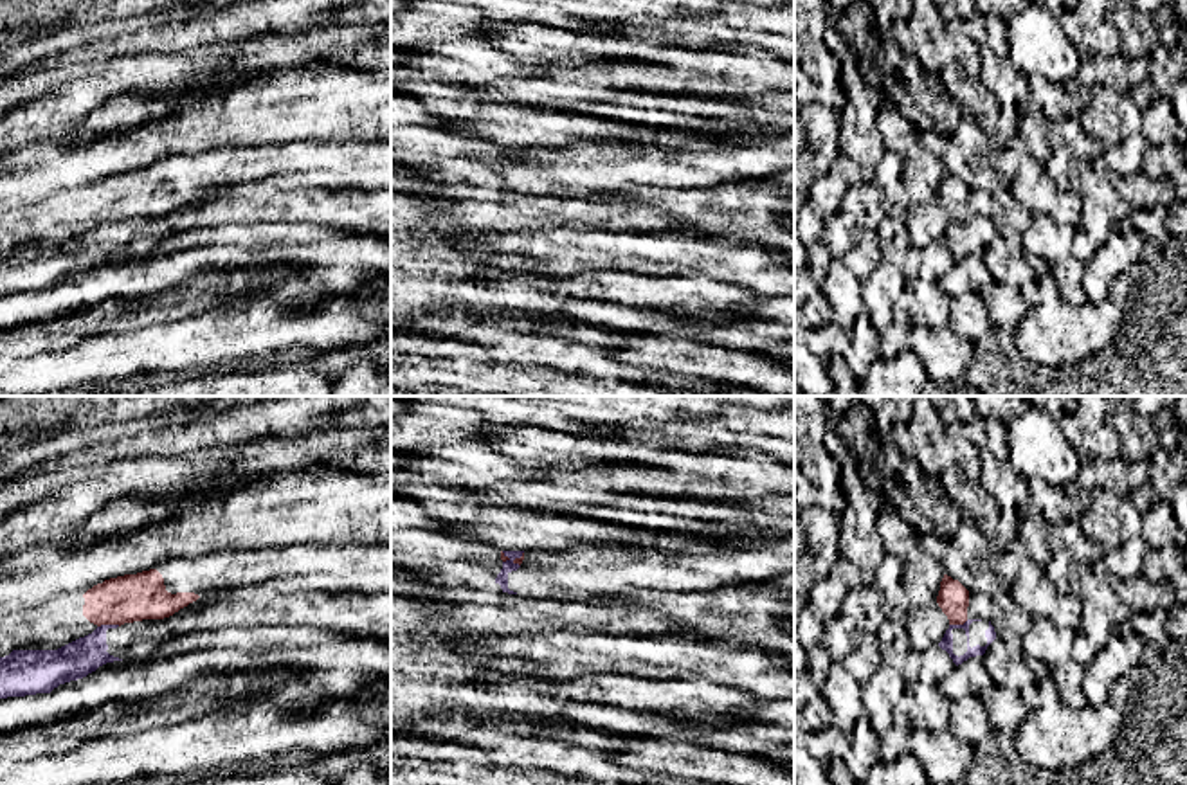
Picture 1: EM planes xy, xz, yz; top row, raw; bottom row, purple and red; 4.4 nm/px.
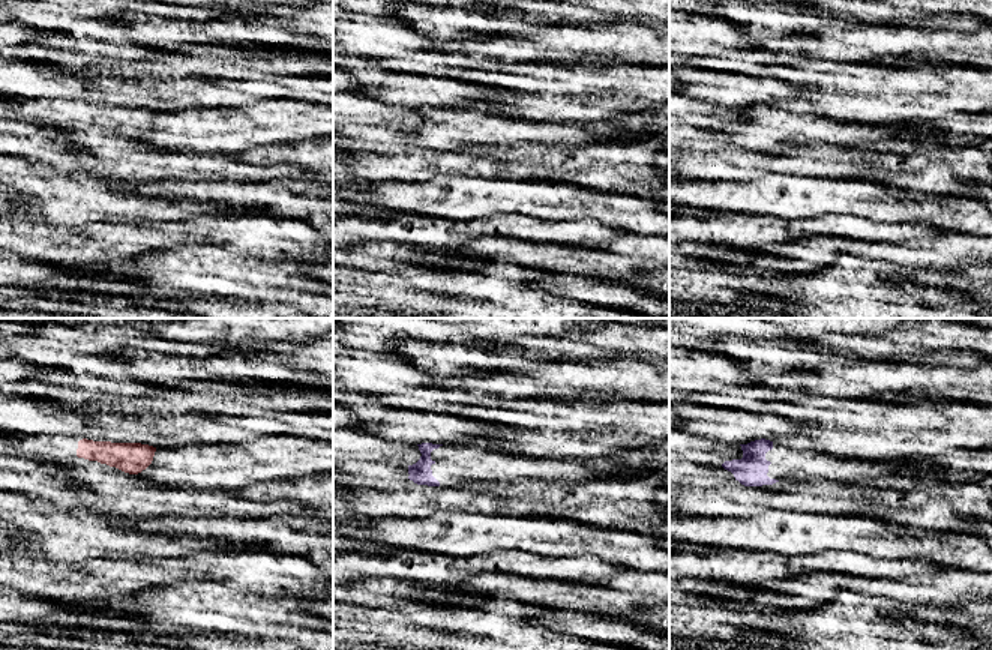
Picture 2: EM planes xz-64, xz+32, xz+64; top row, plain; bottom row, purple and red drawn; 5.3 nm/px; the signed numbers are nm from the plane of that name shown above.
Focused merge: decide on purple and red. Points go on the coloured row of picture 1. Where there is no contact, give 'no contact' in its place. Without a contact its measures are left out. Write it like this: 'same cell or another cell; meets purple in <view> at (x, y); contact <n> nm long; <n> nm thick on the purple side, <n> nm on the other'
another cell; meets purple in xy at (108, 625); contact 100 nm long; 160 nm thick on the purple side, 220 nm on the other

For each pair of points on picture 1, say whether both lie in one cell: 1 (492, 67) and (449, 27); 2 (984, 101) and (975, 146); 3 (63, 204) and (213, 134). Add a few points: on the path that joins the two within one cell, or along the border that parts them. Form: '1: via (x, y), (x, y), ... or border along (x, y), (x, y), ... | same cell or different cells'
1: border along (478, 33), (458, 40), (420, 44) | different cells
2: border along (969, 117), (989, 137) | different cells
3: via (92, 164), (105, 153), (173, 135) | same cell

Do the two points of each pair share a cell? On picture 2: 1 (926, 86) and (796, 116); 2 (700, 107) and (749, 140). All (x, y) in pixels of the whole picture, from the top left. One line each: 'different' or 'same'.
1: different
2: different

